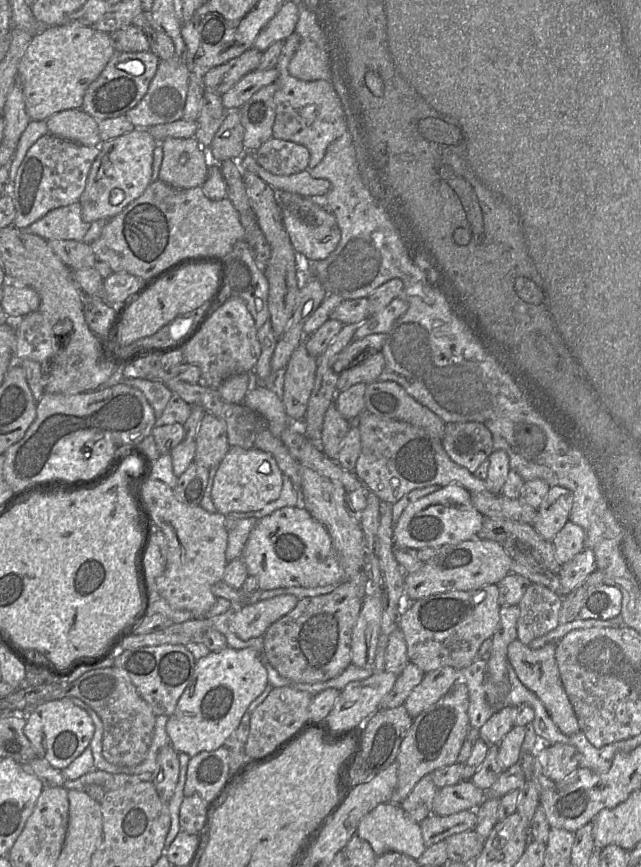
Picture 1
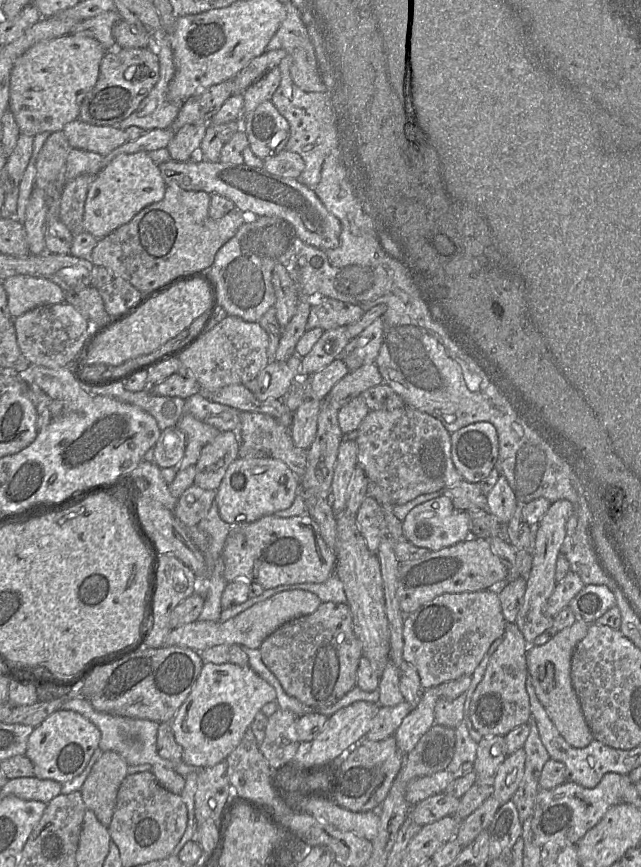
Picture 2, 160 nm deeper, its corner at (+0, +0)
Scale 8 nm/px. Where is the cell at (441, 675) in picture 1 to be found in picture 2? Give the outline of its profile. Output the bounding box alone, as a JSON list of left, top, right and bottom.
[393,687,439,755]

